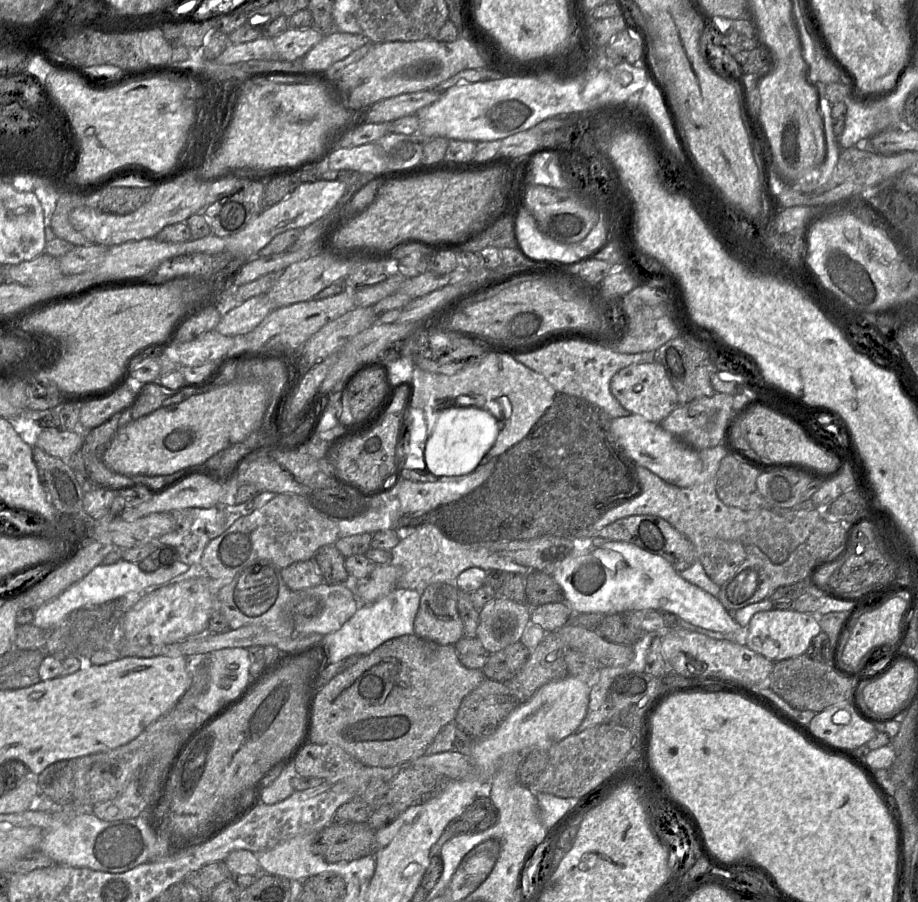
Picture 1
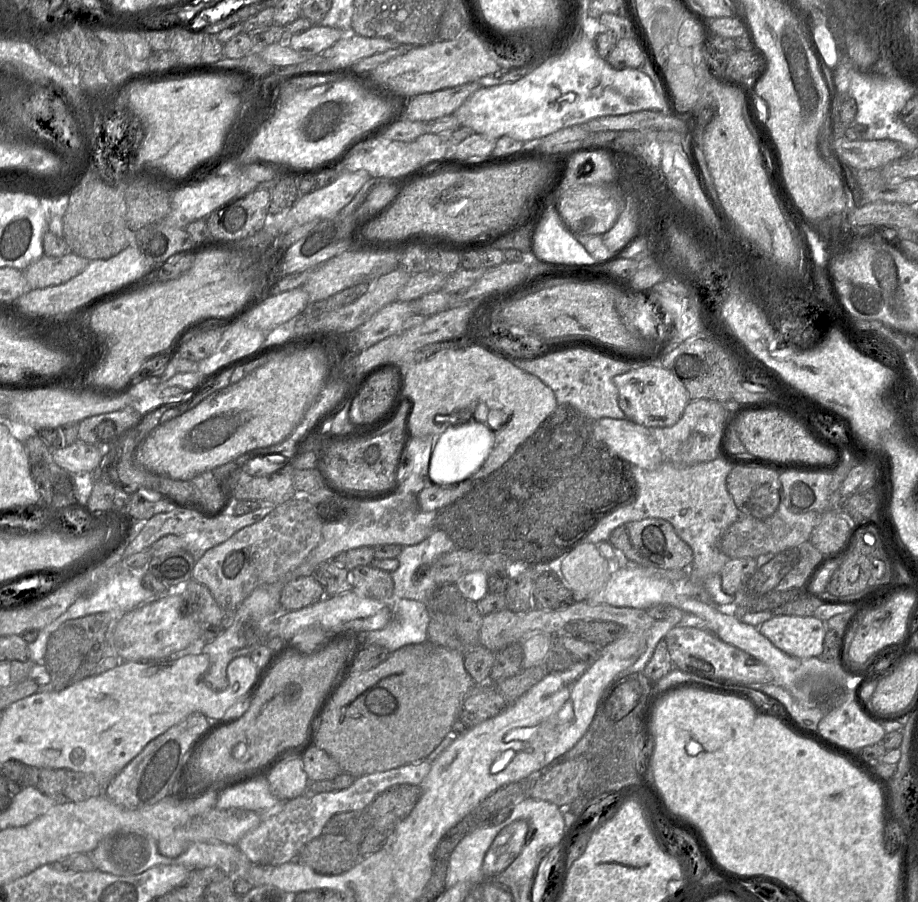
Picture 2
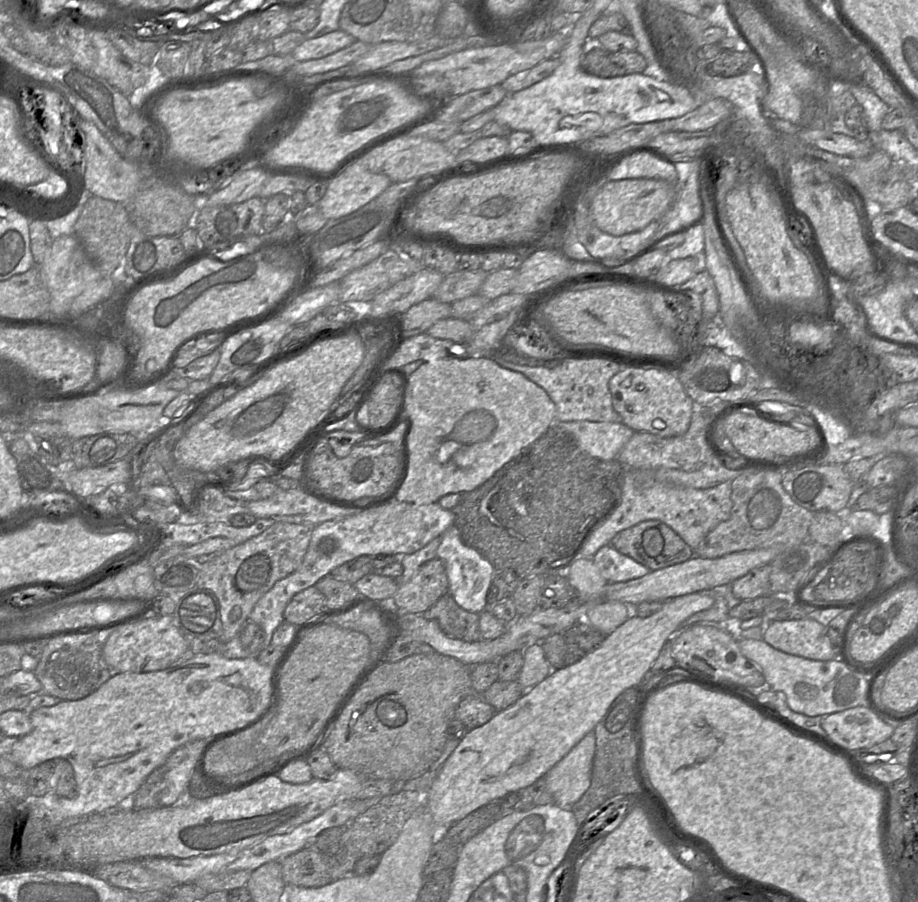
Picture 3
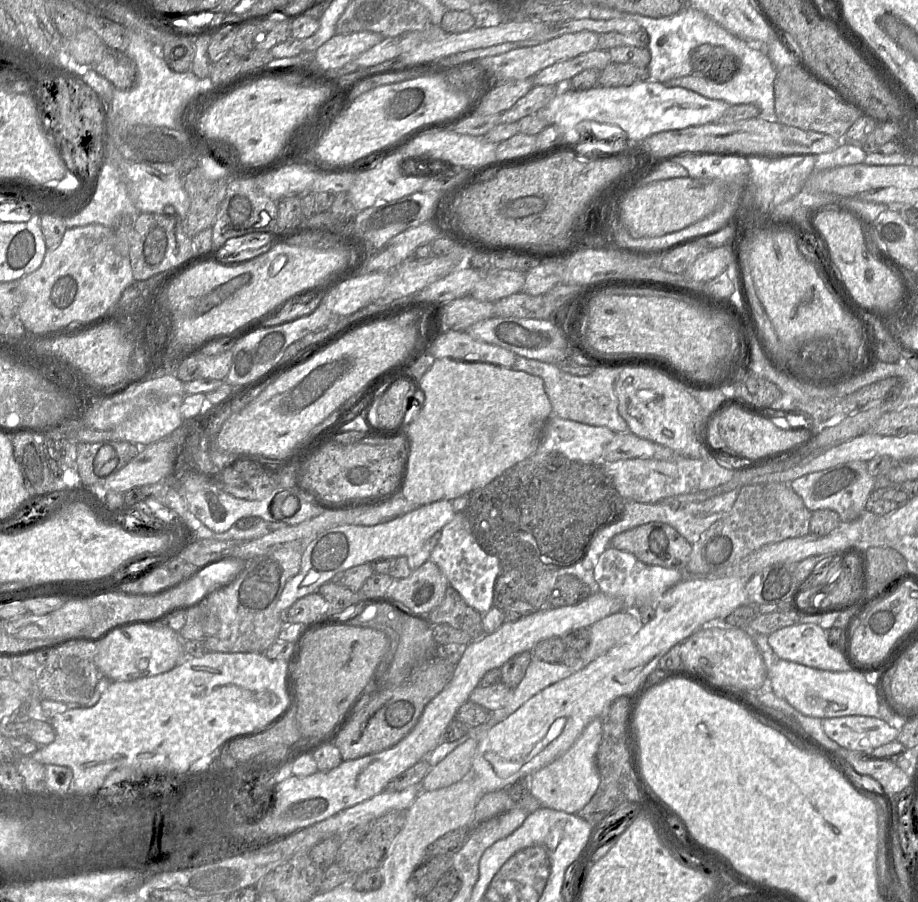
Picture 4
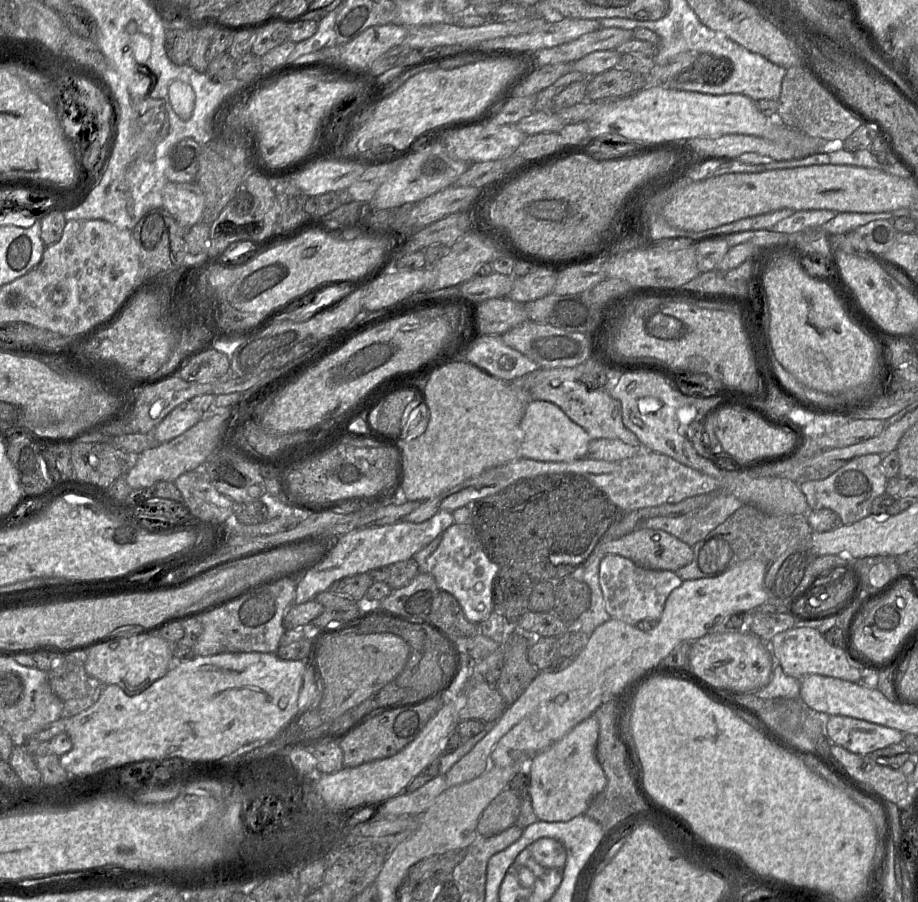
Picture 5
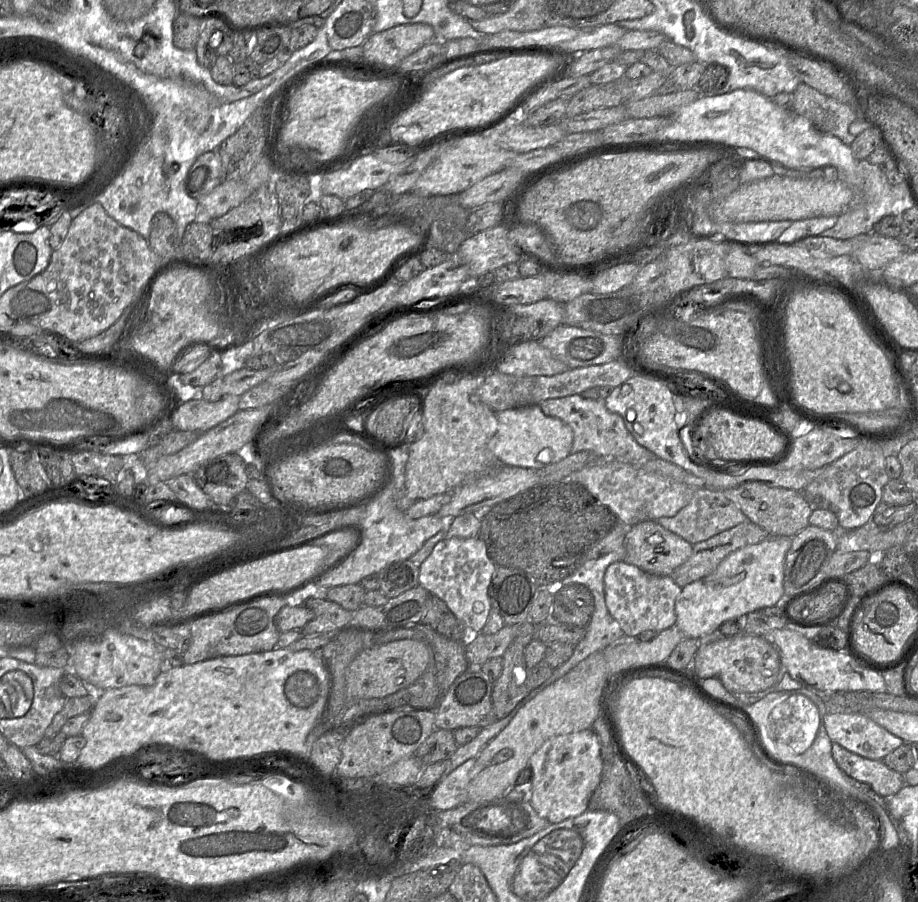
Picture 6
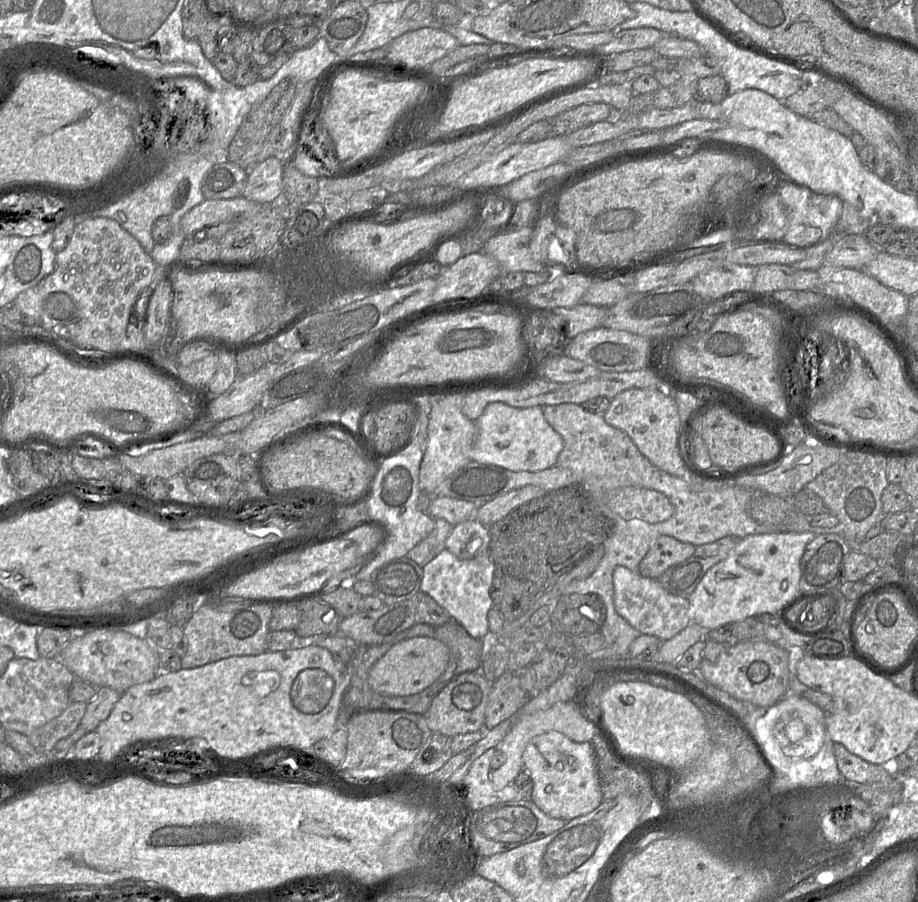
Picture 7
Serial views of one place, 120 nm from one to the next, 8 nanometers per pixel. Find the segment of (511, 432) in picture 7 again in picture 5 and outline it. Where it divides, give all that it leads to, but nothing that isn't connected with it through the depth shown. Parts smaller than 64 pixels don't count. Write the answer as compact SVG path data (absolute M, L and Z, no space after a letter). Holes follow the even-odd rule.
M531 401L520 422L523 442L520 458L540 462L569 462L586 457L592 441L589 434L575 424L559 407L545 401Z

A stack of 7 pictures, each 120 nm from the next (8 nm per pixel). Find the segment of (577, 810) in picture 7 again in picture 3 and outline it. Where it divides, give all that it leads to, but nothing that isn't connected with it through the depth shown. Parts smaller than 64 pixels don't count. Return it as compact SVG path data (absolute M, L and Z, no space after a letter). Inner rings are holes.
M591 731L545 774L546 787L561 808L571 809L589 788L595 744Z

